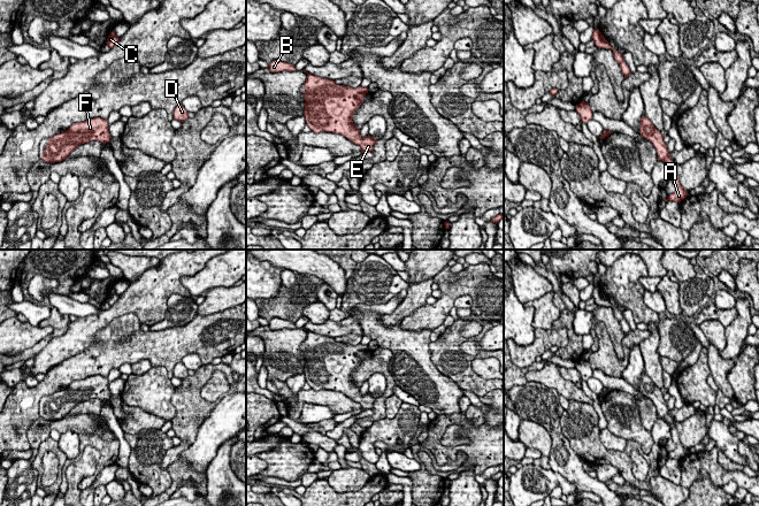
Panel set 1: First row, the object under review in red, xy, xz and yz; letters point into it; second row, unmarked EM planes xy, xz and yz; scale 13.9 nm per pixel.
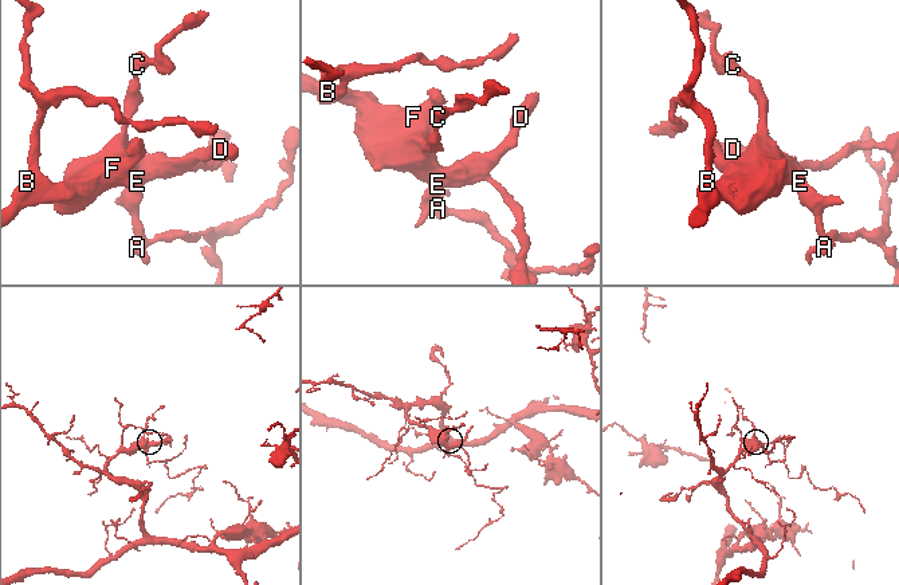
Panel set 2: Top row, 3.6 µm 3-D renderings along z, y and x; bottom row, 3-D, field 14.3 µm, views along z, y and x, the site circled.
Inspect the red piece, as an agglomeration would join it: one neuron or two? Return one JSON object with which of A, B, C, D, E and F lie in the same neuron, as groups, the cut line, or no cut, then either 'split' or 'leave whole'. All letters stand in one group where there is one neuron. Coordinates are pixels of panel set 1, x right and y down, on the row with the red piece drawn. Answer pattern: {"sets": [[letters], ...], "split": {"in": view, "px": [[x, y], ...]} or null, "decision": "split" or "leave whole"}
{"sets": [["A", "B", "C", "D", "E", "F"]], "split": null, "decision": "leave whole"}

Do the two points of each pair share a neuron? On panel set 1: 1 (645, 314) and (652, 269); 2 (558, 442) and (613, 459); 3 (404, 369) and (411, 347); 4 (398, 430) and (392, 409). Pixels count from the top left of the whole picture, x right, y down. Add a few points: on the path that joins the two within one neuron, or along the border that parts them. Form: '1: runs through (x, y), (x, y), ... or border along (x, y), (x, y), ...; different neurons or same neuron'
1: border along (643, 261), (649, 275); different neurons
2: border along (559, 420), (562, 435), (581, 459); different neurons
3: runs through (409, 363), (411, 353); same neuron
4: border along (403, 401), (398, 412), (392, 418), (385, 418); different neurons

